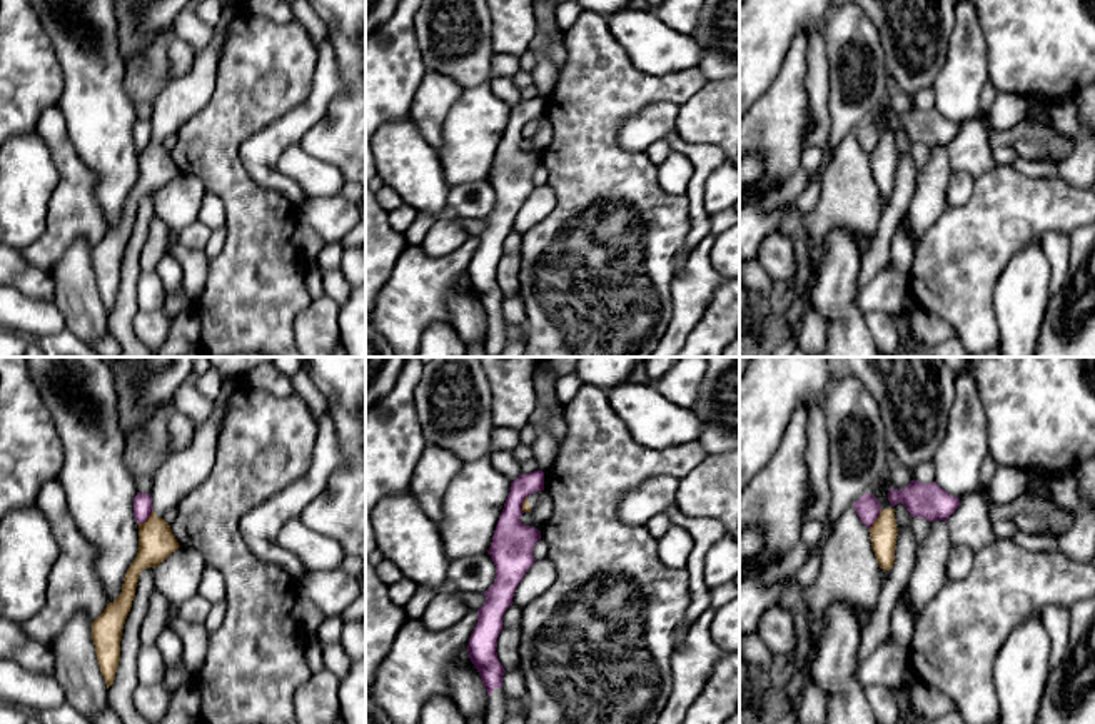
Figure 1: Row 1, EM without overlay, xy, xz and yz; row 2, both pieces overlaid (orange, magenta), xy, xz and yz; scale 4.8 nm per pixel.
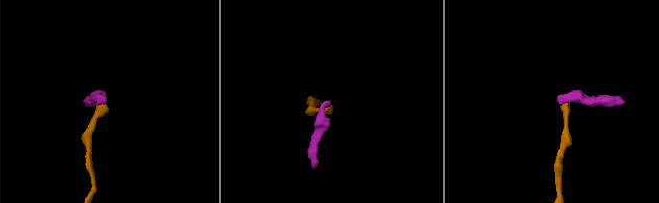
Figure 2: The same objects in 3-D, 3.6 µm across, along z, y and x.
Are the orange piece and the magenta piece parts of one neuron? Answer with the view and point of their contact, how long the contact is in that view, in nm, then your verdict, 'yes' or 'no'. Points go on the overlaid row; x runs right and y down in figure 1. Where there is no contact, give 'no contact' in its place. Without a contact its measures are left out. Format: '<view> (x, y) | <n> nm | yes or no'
yz (877, 519) | 110 nm | no

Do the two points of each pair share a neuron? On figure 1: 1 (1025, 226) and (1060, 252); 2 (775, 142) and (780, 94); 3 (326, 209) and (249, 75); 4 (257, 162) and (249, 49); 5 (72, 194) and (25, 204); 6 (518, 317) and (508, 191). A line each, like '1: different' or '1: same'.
1: different
2: same
3: different
4: different
5: different
6: different

